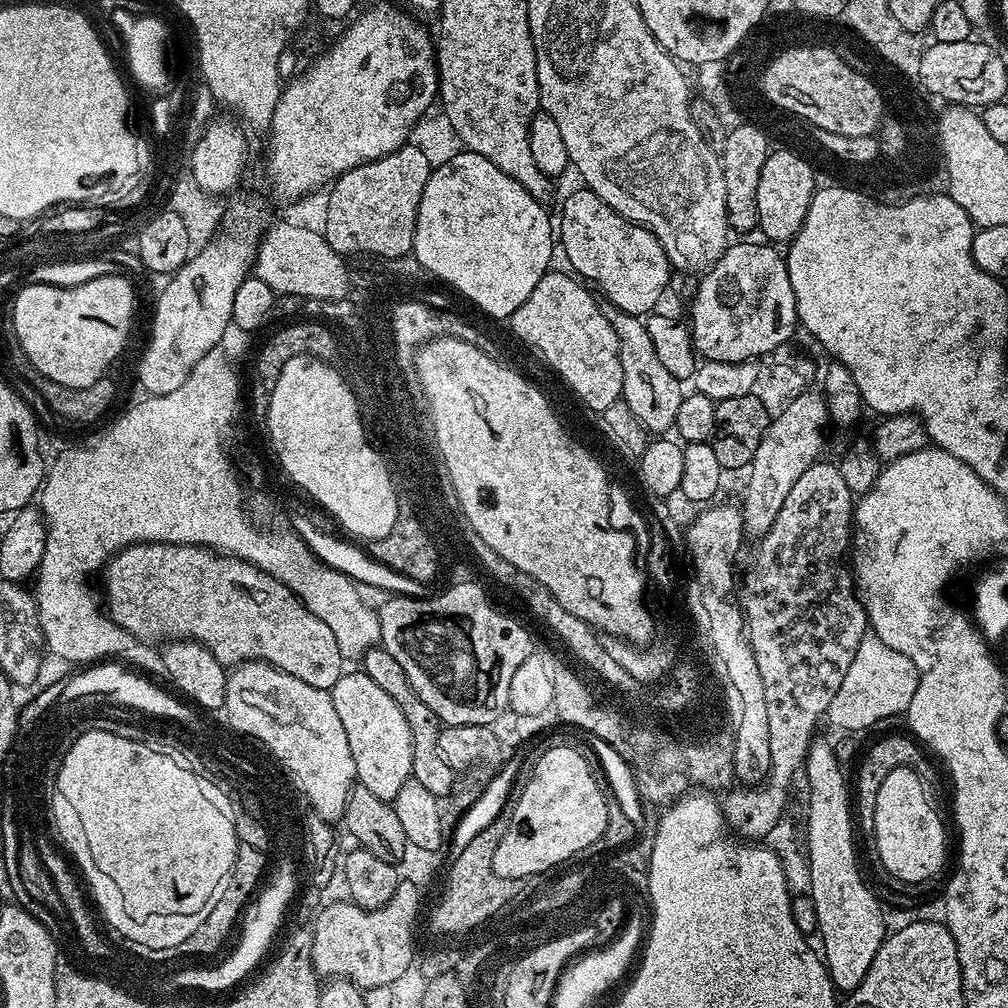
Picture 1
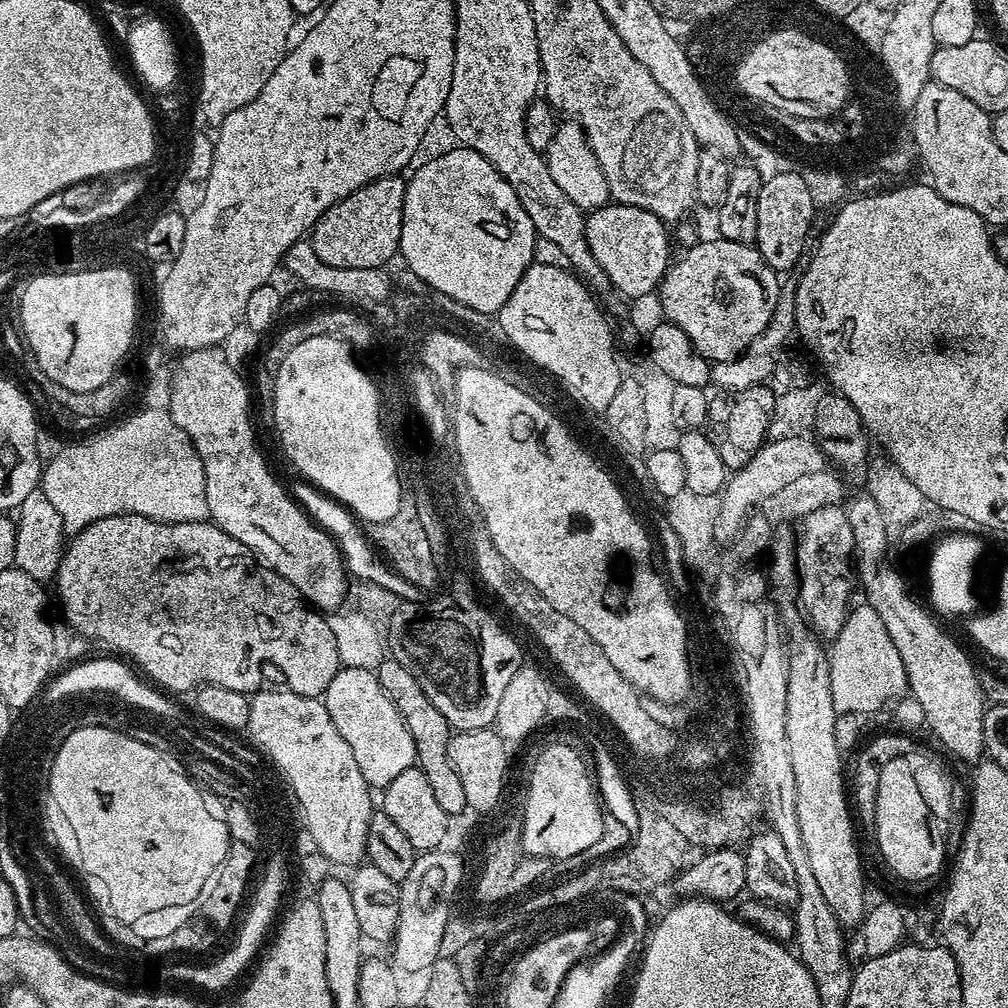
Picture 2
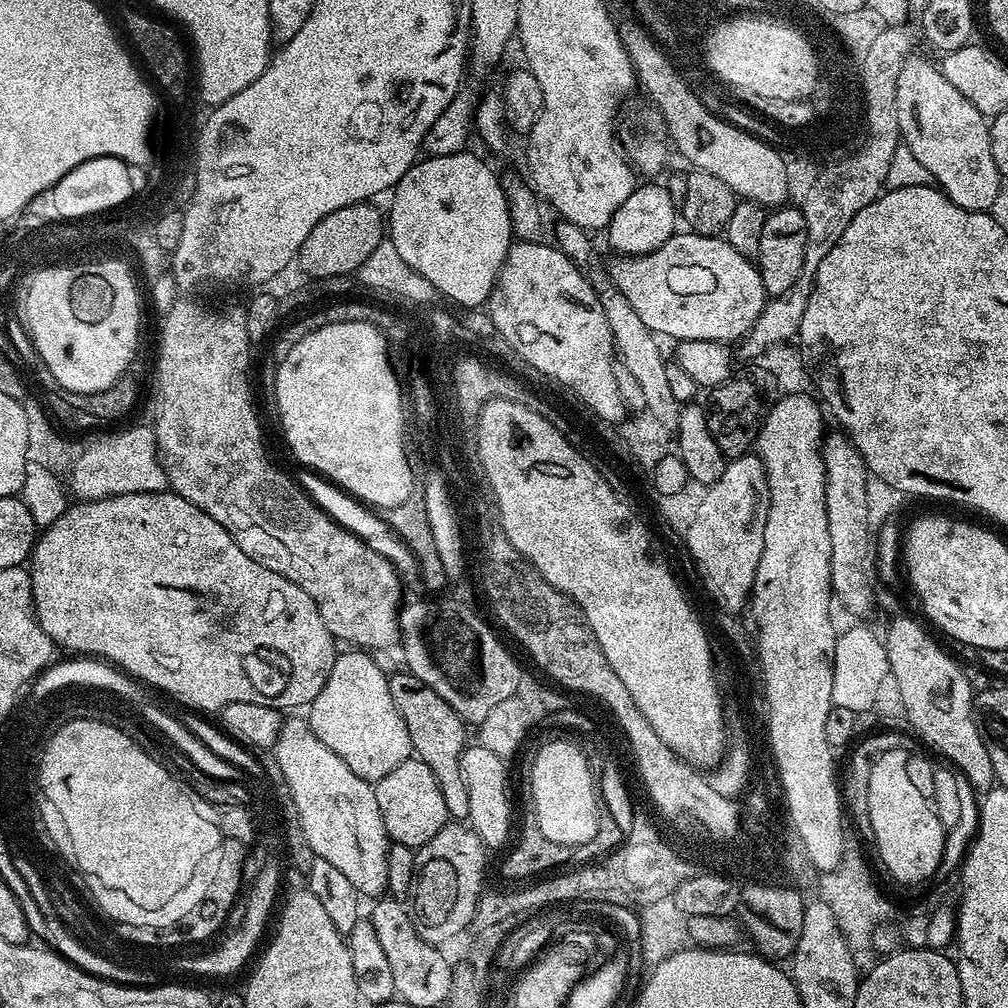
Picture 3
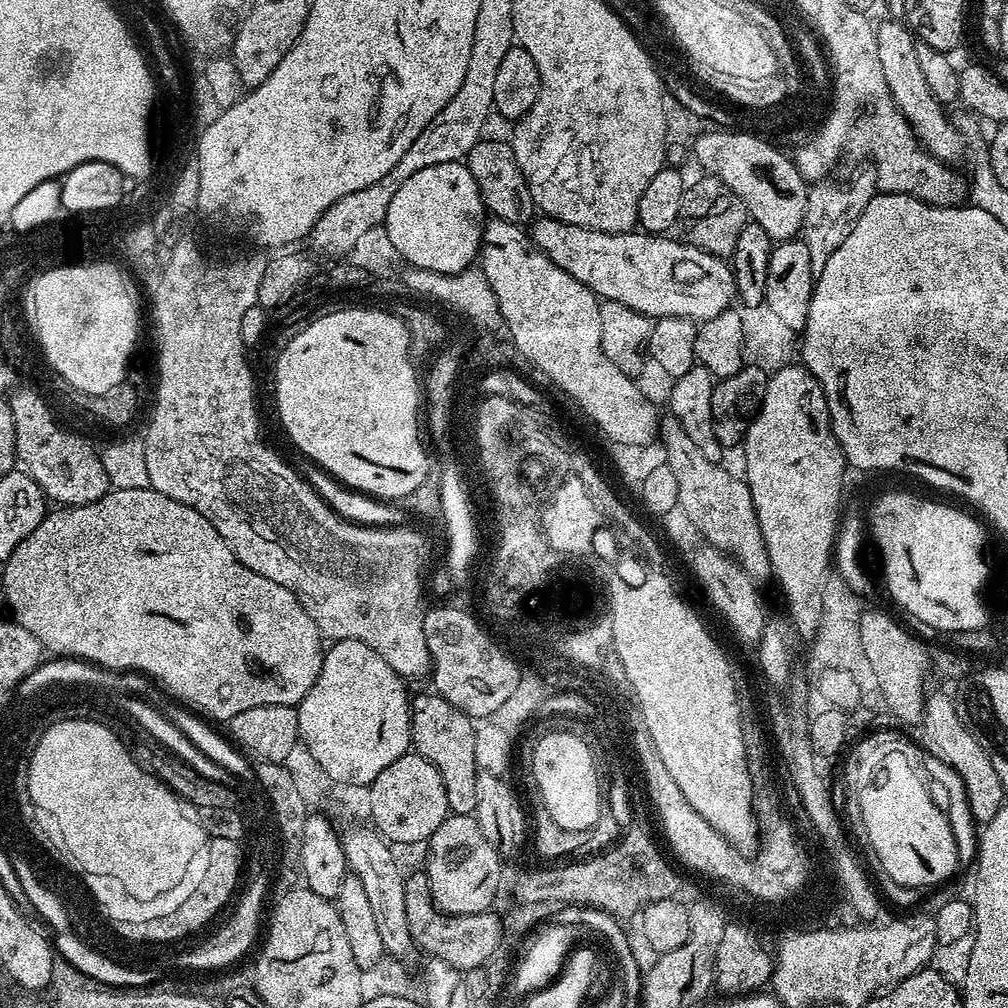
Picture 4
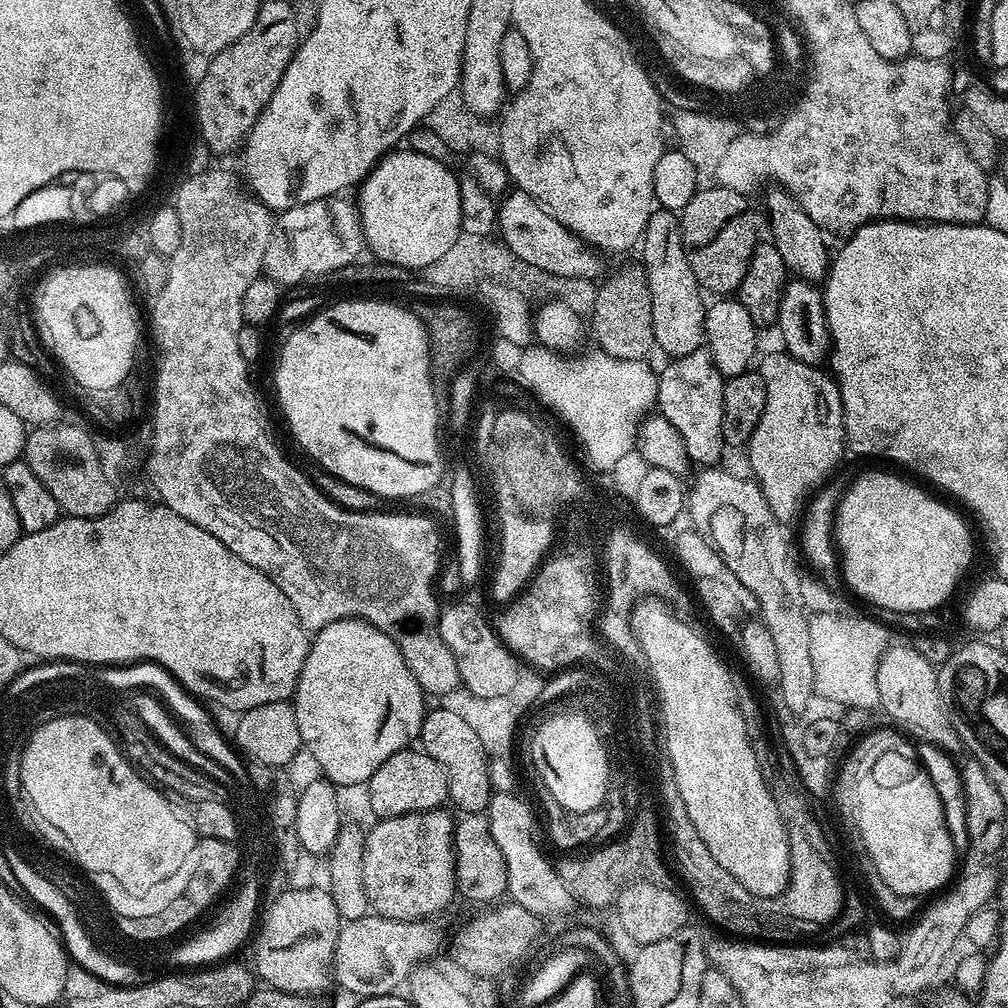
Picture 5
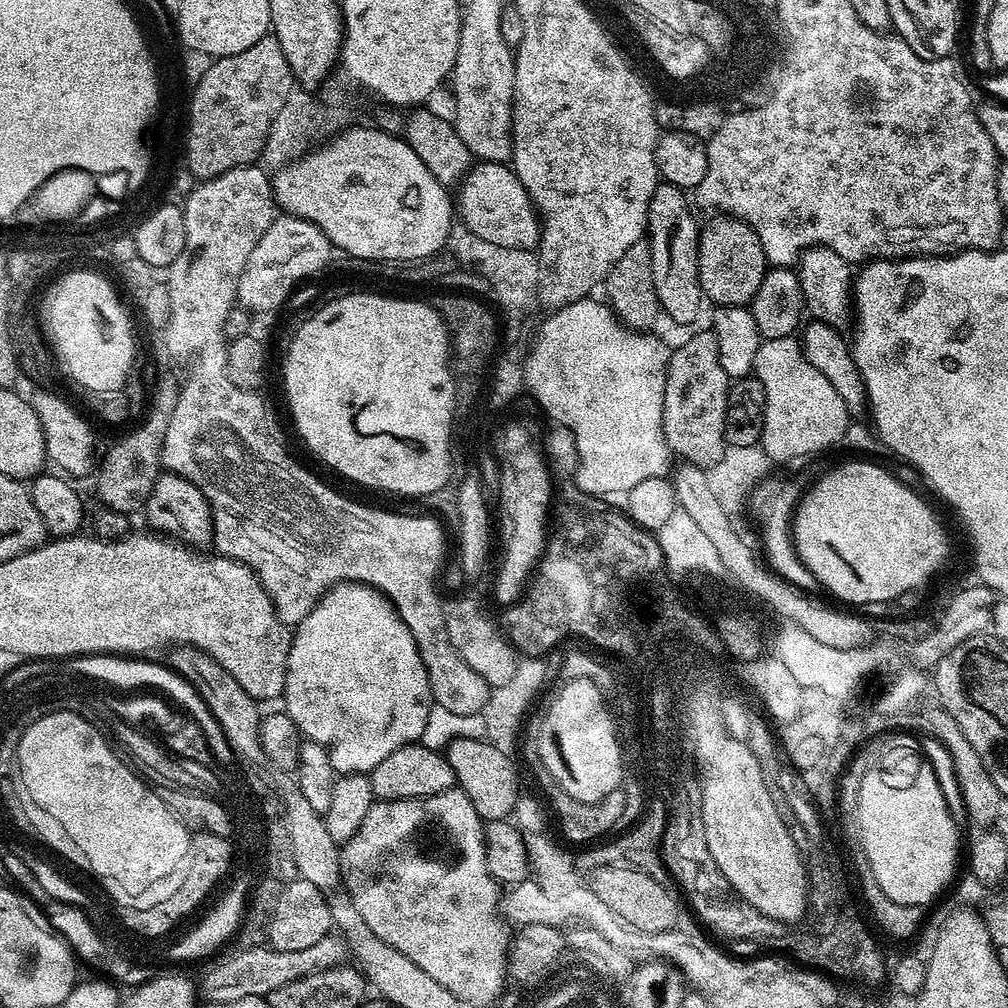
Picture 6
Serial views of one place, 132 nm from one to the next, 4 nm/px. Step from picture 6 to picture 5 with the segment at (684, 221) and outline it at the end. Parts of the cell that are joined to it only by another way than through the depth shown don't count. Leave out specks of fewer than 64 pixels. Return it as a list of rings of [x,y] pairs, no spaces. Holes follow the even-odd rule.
[[[667,210],[653,211],[642,237],[643,248],[642,267],[650,286],[655,347],[661,348],[668,358],[692,354],[704,344],[706,300],[702,298],[702,289],[694,276],[694,270],[691,269],[687,250],[684,249],[679,215]]]

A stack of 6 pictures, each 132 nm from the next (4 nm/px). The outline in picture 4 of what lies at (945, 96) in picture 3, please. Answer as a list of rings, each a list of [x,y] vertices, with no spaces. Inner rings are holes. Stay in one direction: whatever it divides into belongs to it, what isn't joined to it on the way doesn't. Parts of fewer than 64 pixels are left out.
[[[888,19],[892,20],[876,28],[876,45],[878,46],[878,62],[882,66],[882,78],[886,78],[886,86],[892,95],[892,101],[896,103],[897,110],[907,118],[921,148],[928,151],[935,160],[956,162],[959,156],[965,155],[962,138],[952,125],[949,113],[930,90],[926,78],[922,78],[922,66],[918,62],[916,53],[918,41],[899,19]]]

